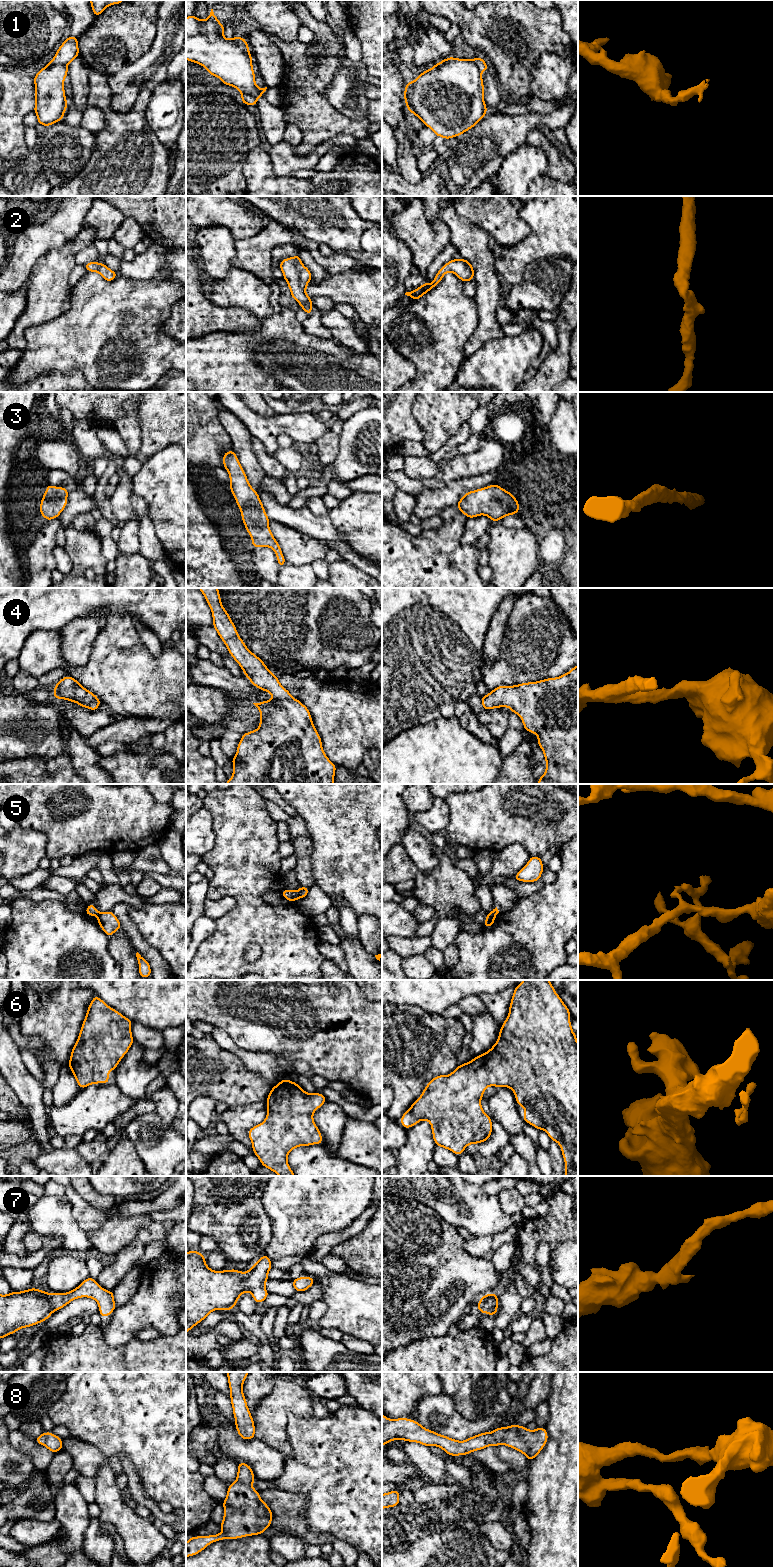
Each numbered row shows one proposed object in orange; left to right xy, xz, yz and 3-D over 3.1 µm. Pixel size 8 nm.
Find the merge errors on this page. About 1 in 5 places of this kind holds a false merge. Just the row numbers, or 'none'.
1, 5

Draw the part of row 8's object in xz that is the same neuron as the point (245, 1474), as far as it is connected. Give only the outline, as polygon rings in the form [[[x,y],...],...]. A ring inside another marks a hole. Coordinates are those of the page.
[[[244,1462],[238,1465],[237,1479],[228,1486],[227,1496],[222,1502],[222,1532],[216,1535],[192,1536],[186,1542],[186,1557],[195,1556],[211,1543],[242,1537],[261,1535],[270,1528],[273,1513],[252,1487],[255,1476],[252,1468]]]

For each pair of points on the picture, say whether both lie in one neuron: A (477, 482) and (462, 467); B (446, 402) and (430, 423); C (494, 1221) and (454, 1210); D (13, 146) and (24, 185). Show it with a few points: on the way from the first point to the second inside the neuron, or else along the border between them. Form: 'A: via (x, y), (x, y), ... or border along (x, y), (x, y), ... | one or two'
A: border along (495, 471), (454, 479), (449, 482) | two
B: via (441, 407), (440, 413), (435, 418) | one
C: via (484, 1216), (480, 1213), (468, 1213), (464, 1209) | one
D: border along (30, 150), (16, 161) | two

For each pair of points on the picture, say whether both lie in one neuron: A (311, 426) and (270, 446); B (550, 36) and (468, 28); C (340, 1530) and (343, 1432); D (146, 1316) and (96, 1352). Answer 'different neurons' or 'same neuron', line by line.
A: same neuron
B: same neuron
C: same neuron
D: different neurons

